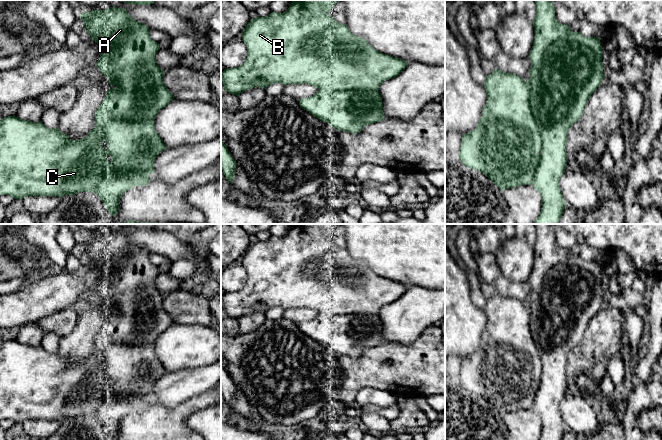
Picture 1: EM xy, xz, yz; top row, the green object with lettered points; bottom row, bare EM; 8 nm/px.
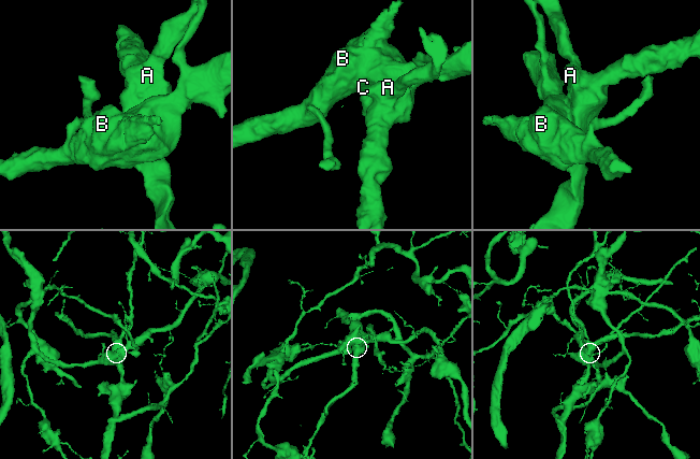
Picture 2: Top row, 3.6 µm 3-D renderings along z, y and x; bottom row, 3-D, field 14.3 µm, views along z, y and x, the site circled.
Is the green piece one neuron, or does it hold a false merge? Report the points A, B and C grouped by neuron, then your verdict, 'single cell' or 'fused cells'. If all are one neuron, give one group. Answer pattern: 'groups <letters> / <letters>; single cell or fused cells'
groups A / B C; fused cells

